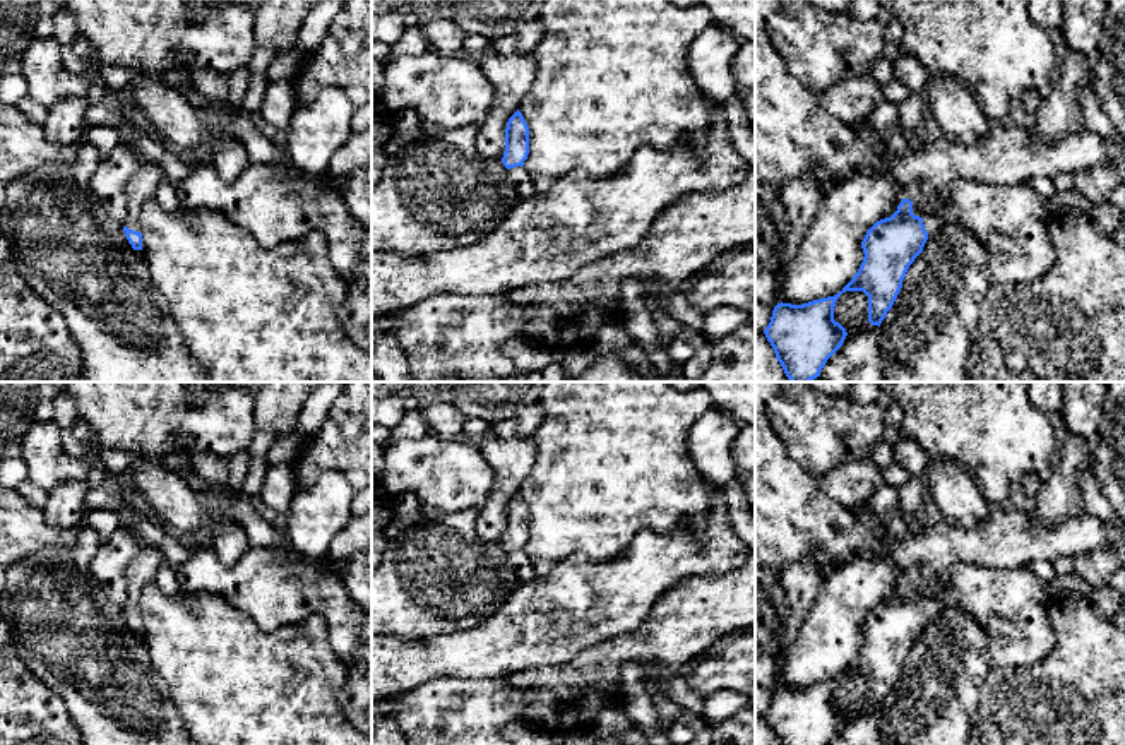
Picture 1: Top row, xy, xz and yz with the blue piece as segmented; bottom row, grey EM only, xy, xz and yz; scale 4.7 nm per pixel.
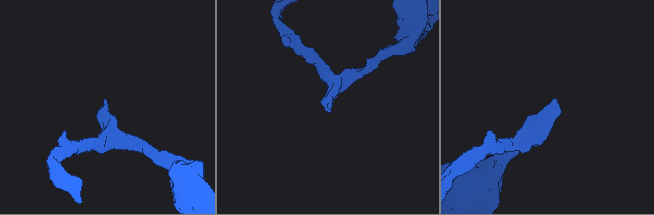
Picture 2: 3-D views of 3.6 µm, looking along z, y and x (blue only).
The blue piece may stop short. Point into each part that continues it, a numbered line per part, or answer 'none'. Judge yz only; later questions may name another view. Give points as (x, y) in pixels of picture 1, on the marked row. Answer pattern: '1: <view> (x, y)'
1: yz (935, 213)

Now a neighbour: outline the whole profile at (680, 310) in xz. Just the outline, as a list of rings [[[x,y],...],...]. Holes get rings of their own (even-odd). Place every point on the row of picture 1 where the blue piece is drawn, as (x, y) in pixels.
[[[664,291],[664,293],[661,293],[661,300],[666,303],[673,320],[676,320],[683,327],[704,336],[705,313],[700,312],[699,308],[692,307],[687,301],[687,296],[683,293],[675,295],[675,293]]]

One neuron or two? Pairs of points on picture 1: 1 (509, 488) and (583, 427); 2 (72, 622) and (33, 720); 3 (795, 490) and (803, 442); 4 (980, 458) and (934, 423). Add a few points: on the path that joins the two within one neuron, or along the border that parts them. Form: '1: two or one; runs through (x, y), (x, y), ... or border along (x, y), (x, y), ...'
1: two; border along (533, 437), (536, 463), (517, 492)
2: two; border along (19, 658), (62, 699), (71, 720)
3: two; border along (776, 432), (786, 452), (819, 480)
4: one; runs through (968, 446), (946, 423)

